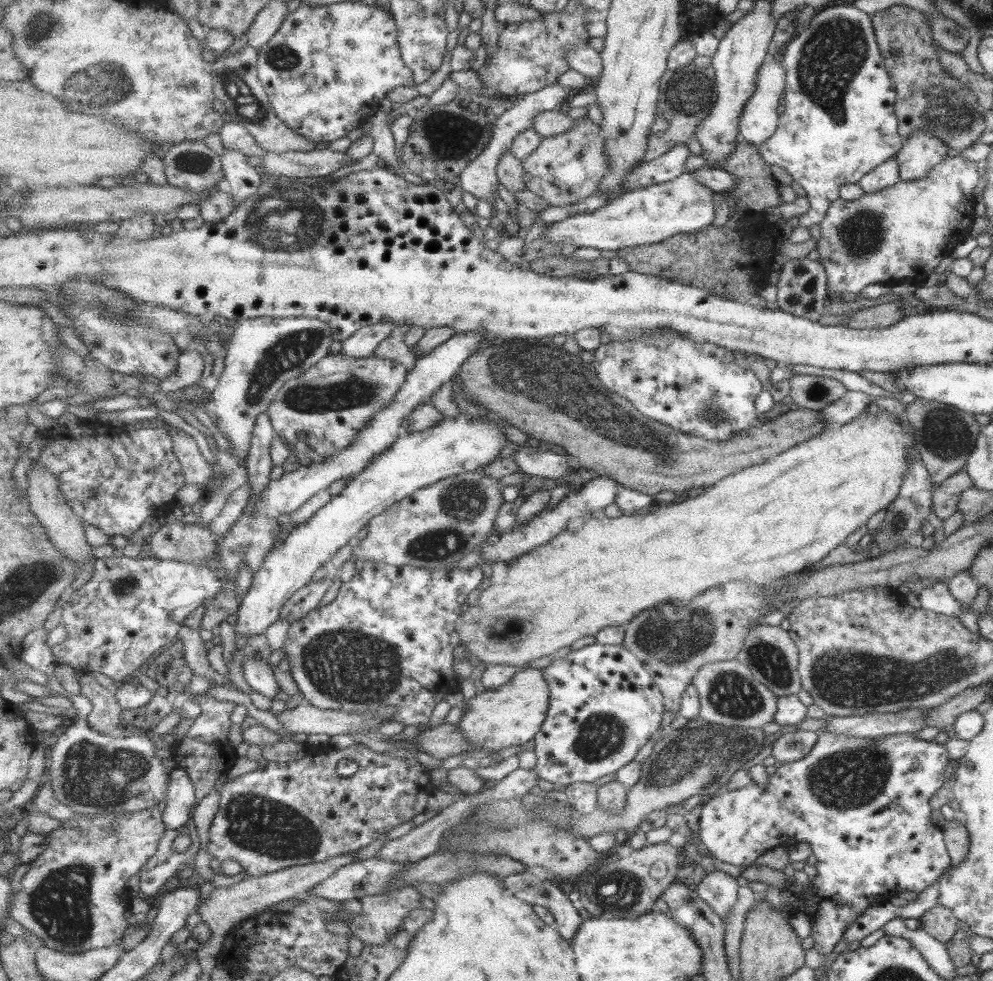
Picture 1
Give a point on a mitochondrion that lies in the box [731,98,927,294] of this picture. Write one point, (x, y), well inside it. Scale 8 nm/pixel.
(863, 232)

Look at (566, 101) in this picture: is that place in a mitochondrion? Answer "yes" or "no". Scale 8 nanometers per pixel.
no

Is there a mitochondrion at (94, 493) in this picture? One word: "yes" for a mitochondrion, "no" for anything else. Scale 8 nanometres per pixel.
yes

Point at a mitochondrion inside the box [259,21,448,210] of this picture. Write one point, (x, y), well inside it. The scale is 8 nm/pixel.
(283, 58)

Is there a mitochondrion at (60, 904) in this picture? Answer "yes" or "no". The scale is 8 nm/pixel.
yes

